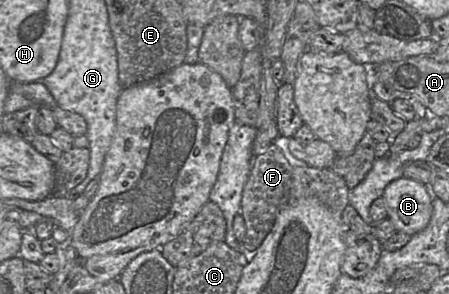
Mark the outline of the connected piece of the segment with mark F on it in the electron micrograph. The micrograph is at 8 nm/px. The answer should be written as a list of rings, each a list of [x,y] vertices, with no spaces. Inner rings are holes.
[[[271,143],[265,152],[255,156],[250,174],[243,188],[240,214],[243,216],[246,233],[245,248],[255,252],[273,228],[278,213],[286,206],[297,203],[301,198],[315,197],[326,205],[336,218],[342,218],[349,203],[350,189],[345,180],[330,168],[314,168],[304,161],[285,155],[277,145]]]

